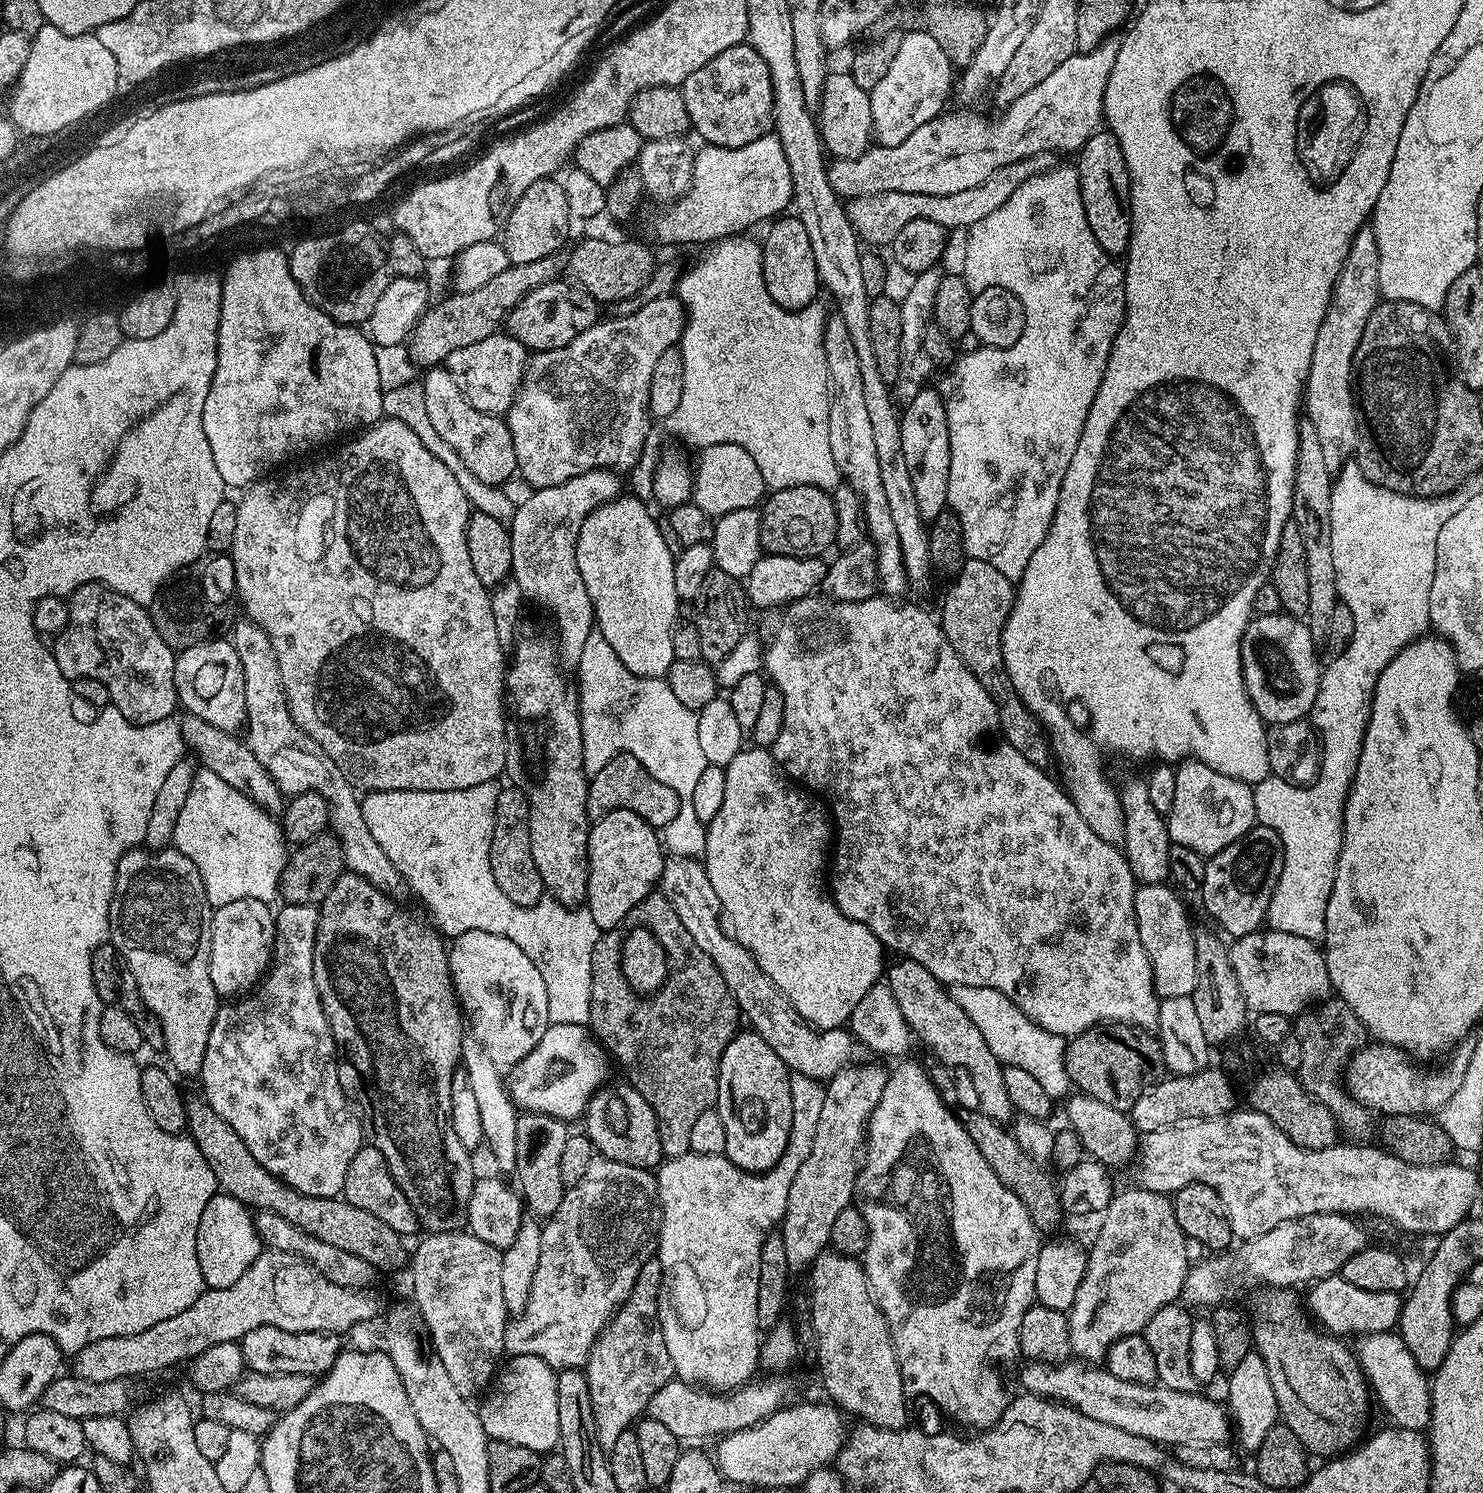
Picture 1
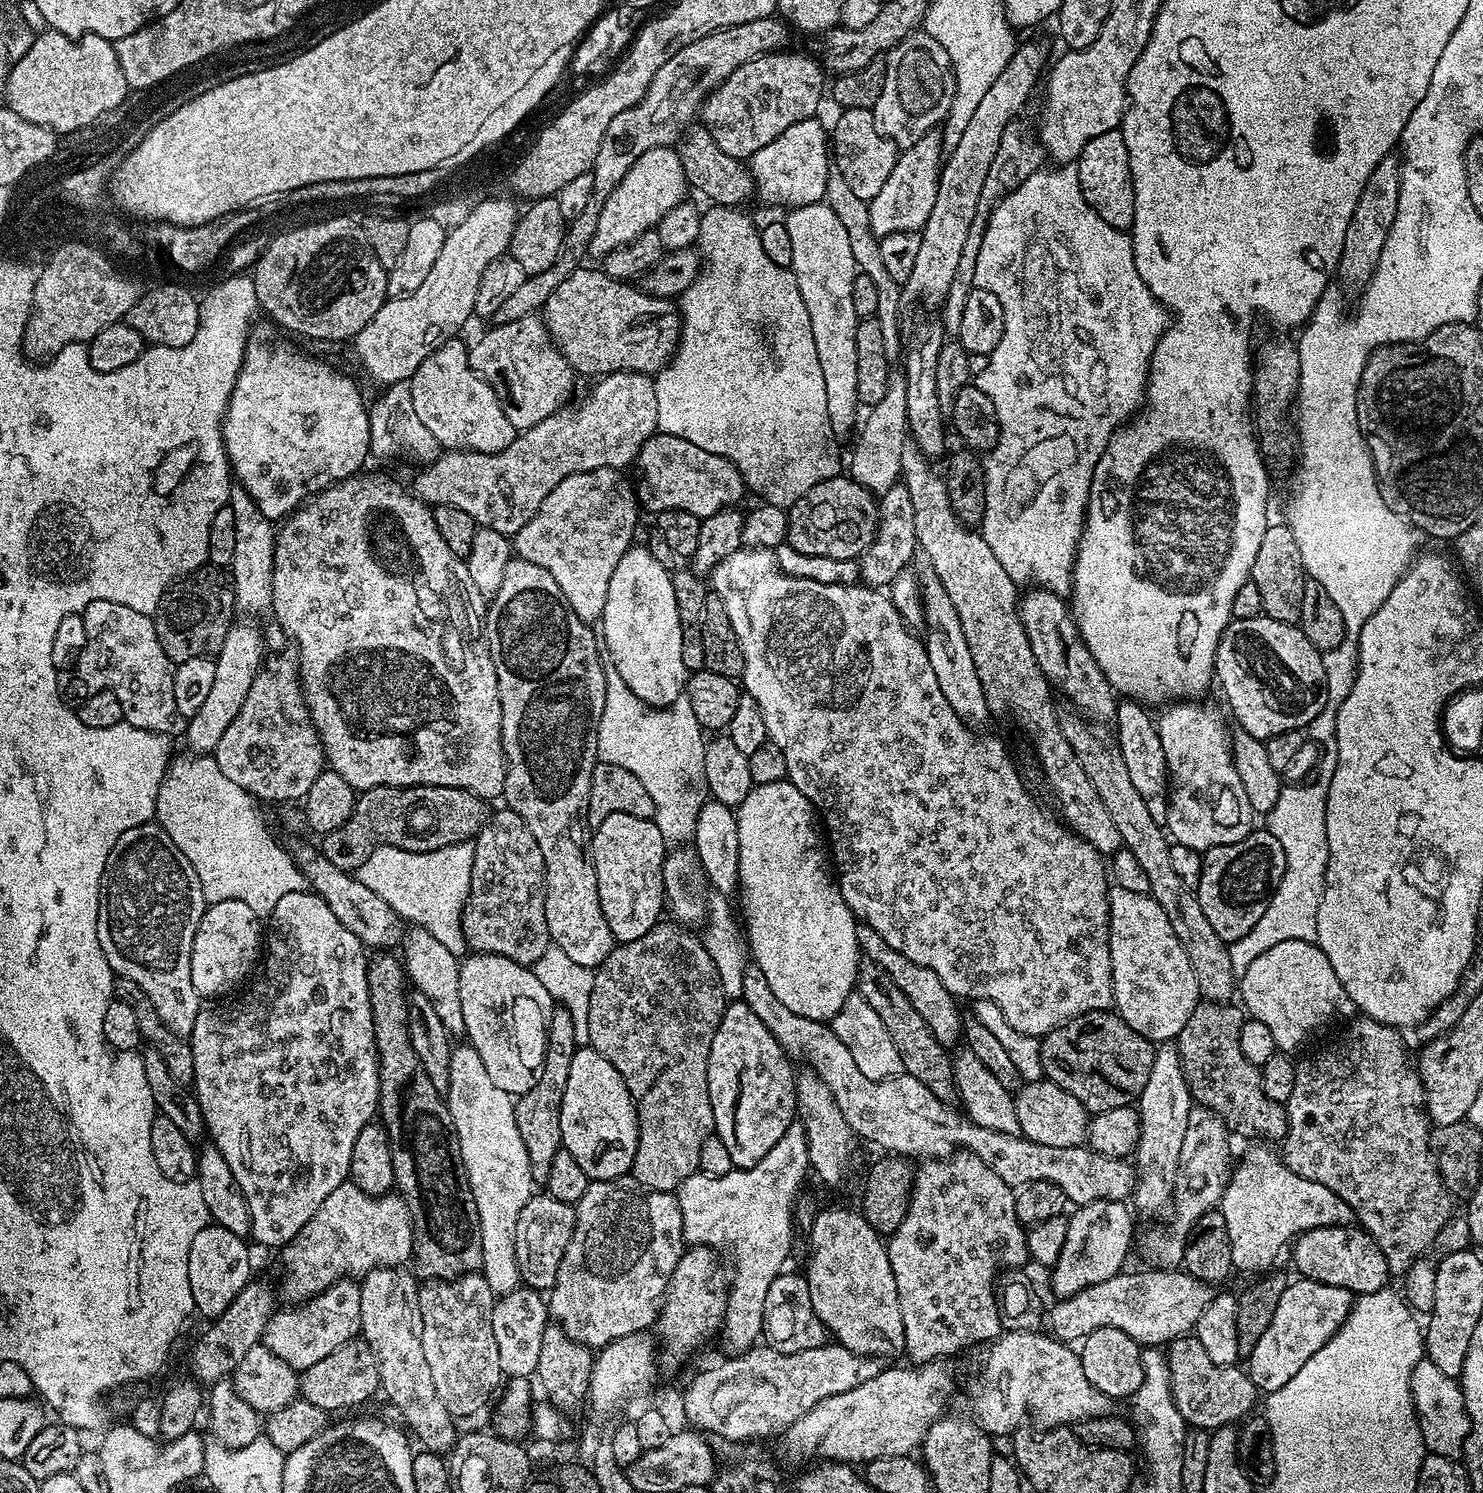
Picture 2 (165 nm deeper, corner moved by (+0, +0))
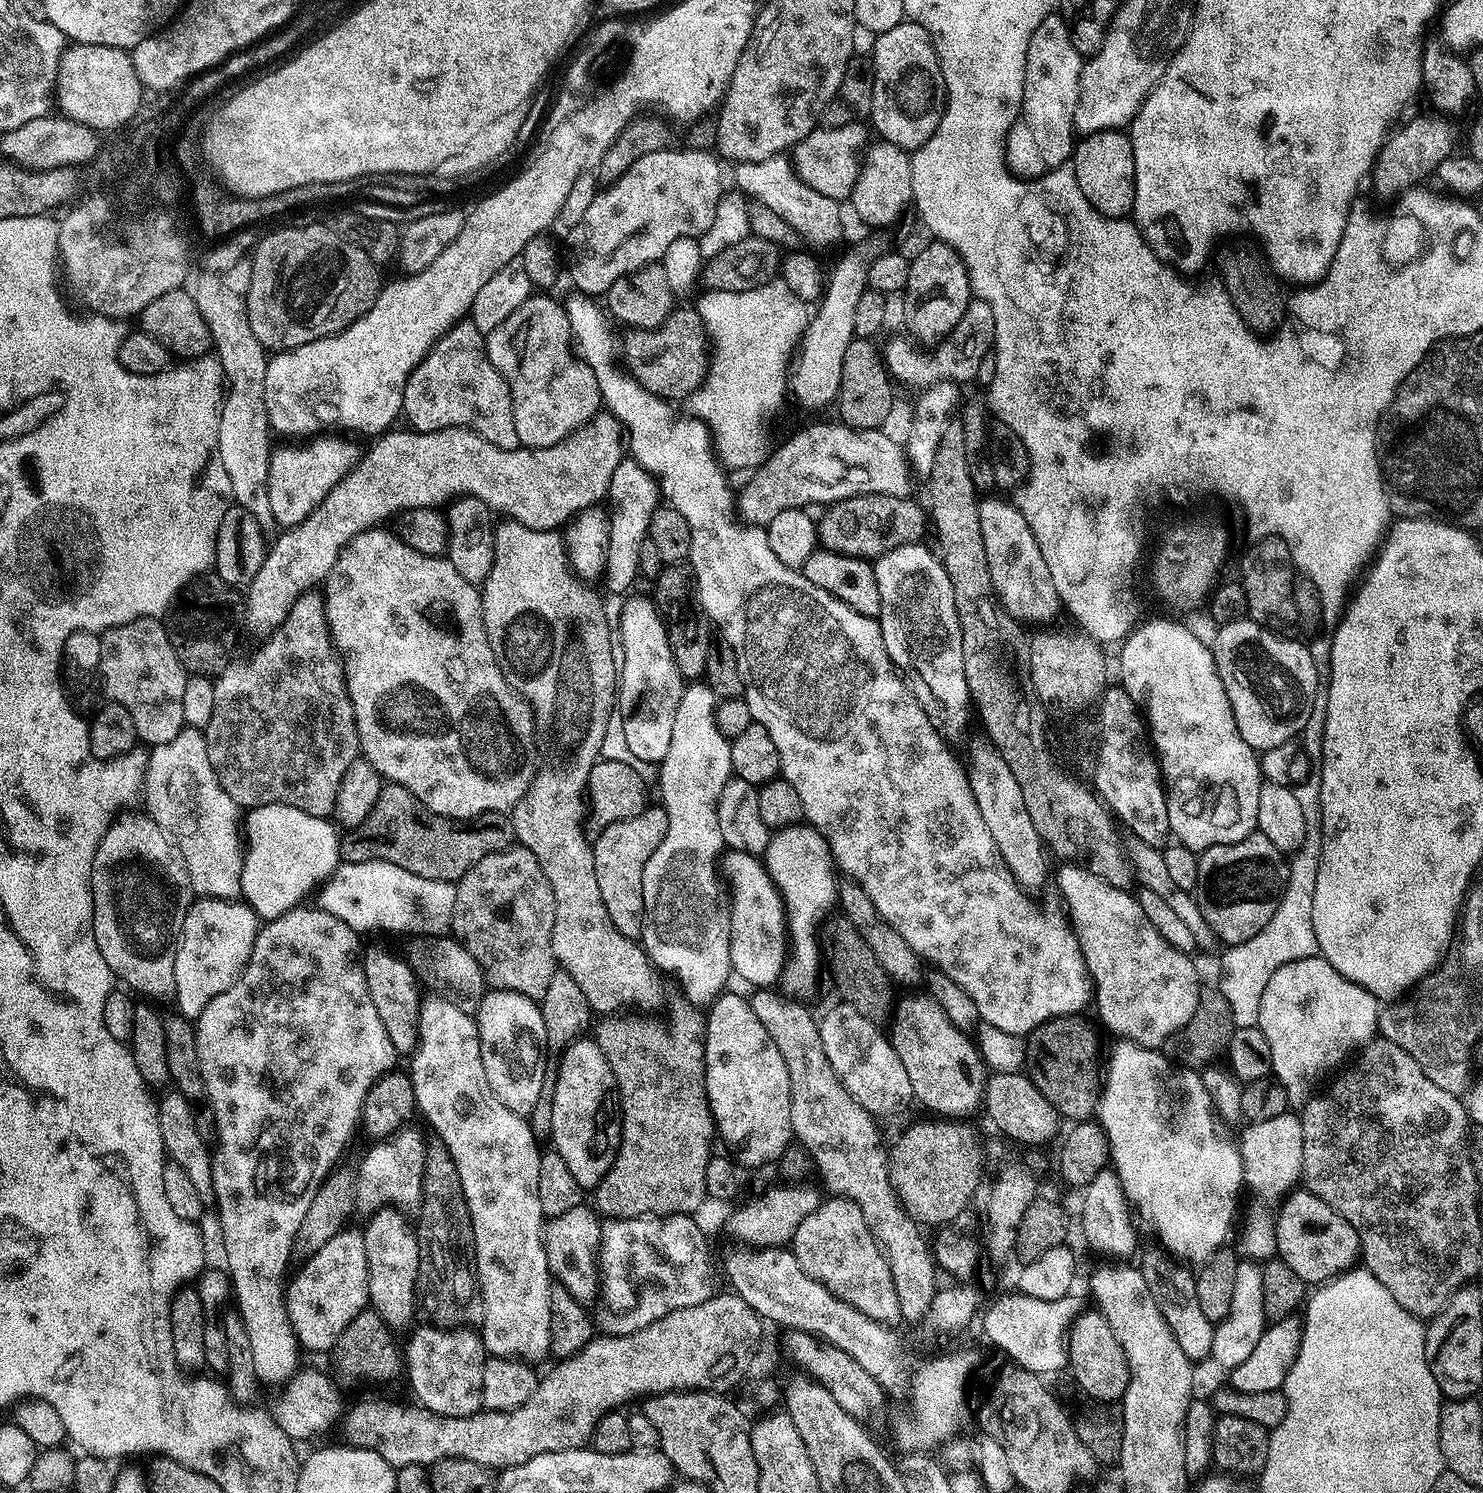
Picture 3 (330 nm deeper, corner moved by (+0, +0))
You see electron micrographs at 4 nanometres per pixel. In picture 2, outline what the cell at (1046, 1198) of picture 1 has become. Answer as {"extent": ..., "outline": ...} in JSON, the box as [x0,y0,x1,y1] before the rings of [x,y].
{"extent":[855,958,956,1101],"outline":[[[864,958],[860,961],[860,969],[856,975],[855,991],[862,998],[866,998],[866,1002],[870,1002],[874,1014],[878,1014],[878,1018],[882,1018],[882,1026],[886,1026],[890,1039],[894,1041],[894,1046],[898,1046],[898,1054],[902,1054],[902,1066],[905,1073],[918,1078],[918,1082],[922,1082],[922,1086],[930,1089],[940,1100],[951,1101],[956,1096],[956,1086],[952,1082],[952,1062],[949,1049],[940,1044],[938,1038],[934,1038],[934,1034],[930,1034],[930,1026],[926,1026],[926,1022],[918,1014],[918,1010],[914,1010],[910,998],[906,998],[906,994],[902,994],[902,990],[898,990],[894,978],[890,978],[890,974],[886,974],[886,970],[882,970],[882,966]]]}

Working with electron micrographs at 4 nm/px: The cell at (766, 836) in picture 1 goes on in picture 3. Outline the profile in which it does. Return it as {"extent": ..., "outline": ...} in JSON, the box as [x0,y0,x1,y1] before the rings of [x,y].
{"extent":[762,822,838,998],"outline":[[[804,822],[773,831],[768,837],[768,849],[762,853],[762,861],[784,901],[790,951],[784,961],[783,991],[793,998],[808,998],[804,996],[815,994],[820,968],[822,972],[822,940],[818,933],[822,921],[838,904],[838,869],[826,838]]]}

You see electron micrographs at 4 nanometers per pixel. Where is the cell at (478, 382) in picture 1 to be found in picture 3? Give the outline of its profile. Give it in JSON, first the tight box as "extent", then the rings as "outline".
{"extent":[484,295,602,448],"outline":[[[550,295],[529,296],[506,322],[494,326],[484,341],[490,362],[510,390],[514,427],[525,448],[545,448],[562,442],[602,408],[598,378],[574,351],[570,318],[563,303]]]}

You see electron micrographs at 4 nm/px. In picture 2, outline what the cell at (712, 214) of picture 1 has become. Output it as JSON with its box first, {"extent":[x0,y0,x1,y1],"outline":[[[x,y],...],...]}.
{"extent":[750,118,830,209],"outline":[[[813,118],[794,122],[794,126],[782,130],[782,134],[774,138],[774,142],[762,146],[762,150],[758,150],[751,156],[750,171],[757,197],[761,196],[768,204],[788,204],[789,209],[819,204],[823,201],[830,171],[830,136],[826,128],[823,128],[818,121],[819,119]]]}

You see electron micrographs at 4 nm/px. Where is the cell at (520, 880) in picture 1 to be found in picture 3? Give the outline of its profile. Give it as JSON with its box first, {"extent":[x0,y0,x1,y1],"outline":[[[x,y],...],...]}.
{"extent":[450,844,558,1002],"outline":[[[514,844],[505,851],[486,855],[458,879],[450,932],[481,966],[487,985],[526,994],[538,1002],[558,970],[552,944],[556,909],[553,887],[537,856],[524,845]]]}

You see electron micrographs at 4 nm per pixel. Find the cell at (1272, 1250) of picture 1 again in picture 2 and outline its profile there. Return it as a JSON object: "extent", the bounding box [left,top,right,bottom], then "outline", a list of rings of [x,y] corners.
{"extent":[1046,1270,1214,1346],"outline":[[[1143,1270],[1144,1272],[1121,1271],[1114,1278],[1106,1278],[1106,1282],[1098,1282],[1098,1286],[1086,1286],[1086,1290],[1078,1290],[1078,1294],[1066,1296],[1055,1301],[1053,1308],[1046,1312],[1046,1328],[1053,1337],[1063,1342],[1079,1341],[1099,1328],[1122,1330],[1122,1334],[1130,1334],[1141,1346],[1167,1346],[1179,1336],[1189,1335],[1195,1329],[1198,1318],[1202,1318],[1202,1310],[1210,1306],[1214,1295],[1213,1289],[1203,1280],[1195,1280],[1189,1272],[1162,1272],[1163,1270]]]}

